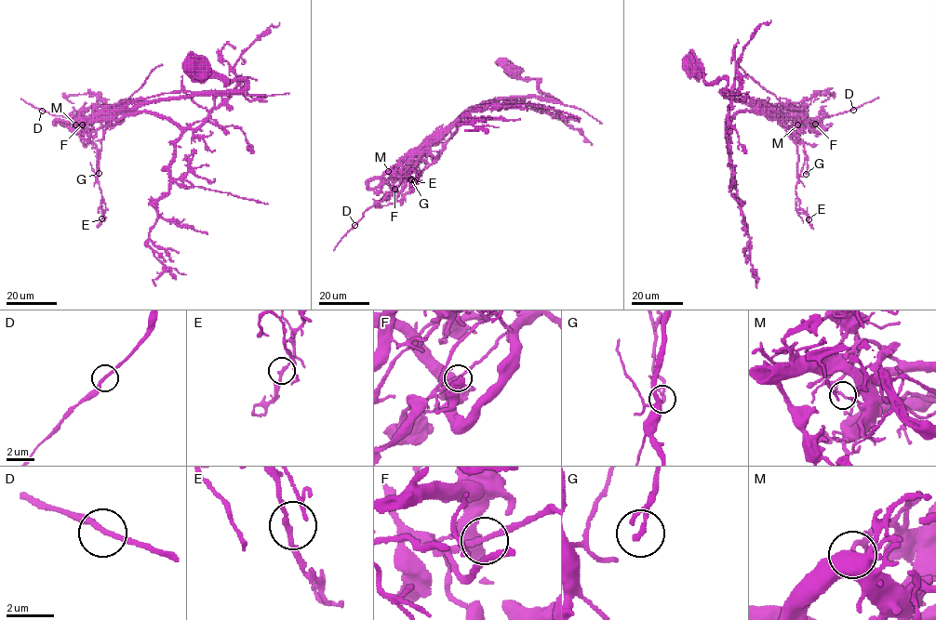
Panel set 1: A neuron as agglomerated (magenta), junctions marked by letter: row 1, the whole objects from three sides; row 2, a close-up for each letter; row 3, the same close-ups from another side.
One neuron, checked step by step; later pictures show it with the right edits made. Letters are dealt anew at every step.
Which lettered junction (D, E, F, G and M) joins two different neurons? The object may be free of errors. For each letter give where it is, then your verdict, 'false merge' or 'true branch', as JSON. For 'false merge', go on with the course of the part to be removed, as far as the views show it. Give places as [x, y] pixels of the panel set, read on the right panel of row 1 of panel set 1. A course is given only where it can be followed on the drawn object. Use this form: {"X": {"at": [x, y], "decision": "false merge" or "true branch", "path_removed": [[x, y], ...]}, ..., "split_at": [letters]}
{"D": {"at": [853, 110], "decision": "true branch"}, "E": {"at": [808, 219], "decision": "true branch"}, "F": {"at": [815, 124], "decision": "true branch"}, "G": {"at": [806, 174], "decision": "true branch"}, "M": {"at": [797, 125], "decision": "true branch"}, "split_at": []}

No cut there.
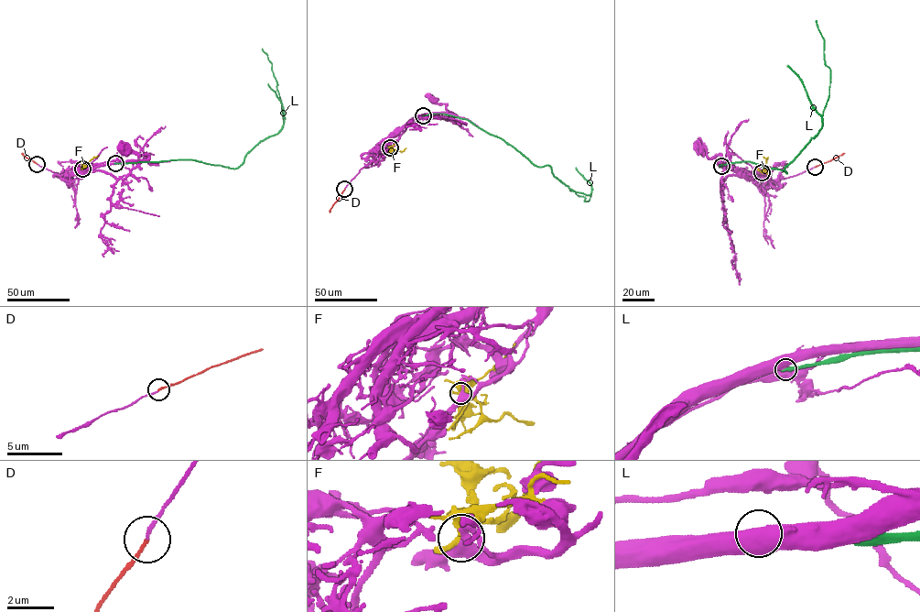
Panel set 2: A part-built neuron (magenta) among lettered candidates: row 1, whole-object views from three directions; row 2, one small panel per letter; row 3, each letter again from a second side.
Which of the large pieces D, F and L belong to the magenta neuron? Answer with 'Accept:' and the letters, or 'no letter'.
Accept: D

